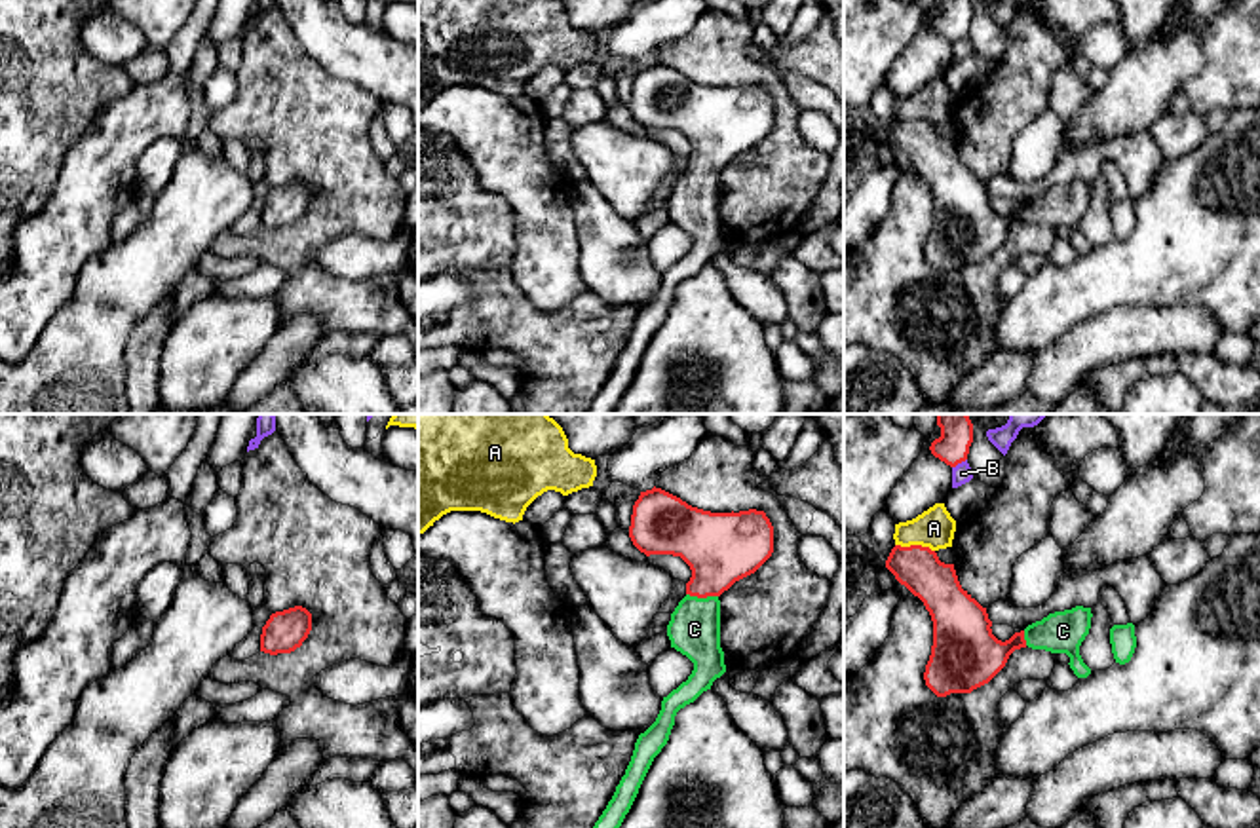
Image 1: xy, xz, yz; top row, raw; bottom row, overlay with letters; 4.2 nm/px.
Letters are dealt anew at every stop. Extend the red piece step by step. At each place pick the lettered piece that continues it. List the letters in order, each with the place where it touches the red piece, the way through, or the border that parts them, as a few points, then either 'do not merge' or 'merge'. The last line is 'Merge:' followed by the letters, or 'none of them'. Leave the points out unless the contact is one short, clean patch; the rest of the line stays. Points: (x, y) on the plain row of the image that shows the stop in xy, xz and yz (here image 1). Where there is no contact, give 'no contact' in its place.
A: contact yz (915, 120); do not merge
B: contact yz (958, 37); do not merge
C: contact xz (702, 171); way xz (721, 122), (702, 171), (694, 204); merge
Merge: C

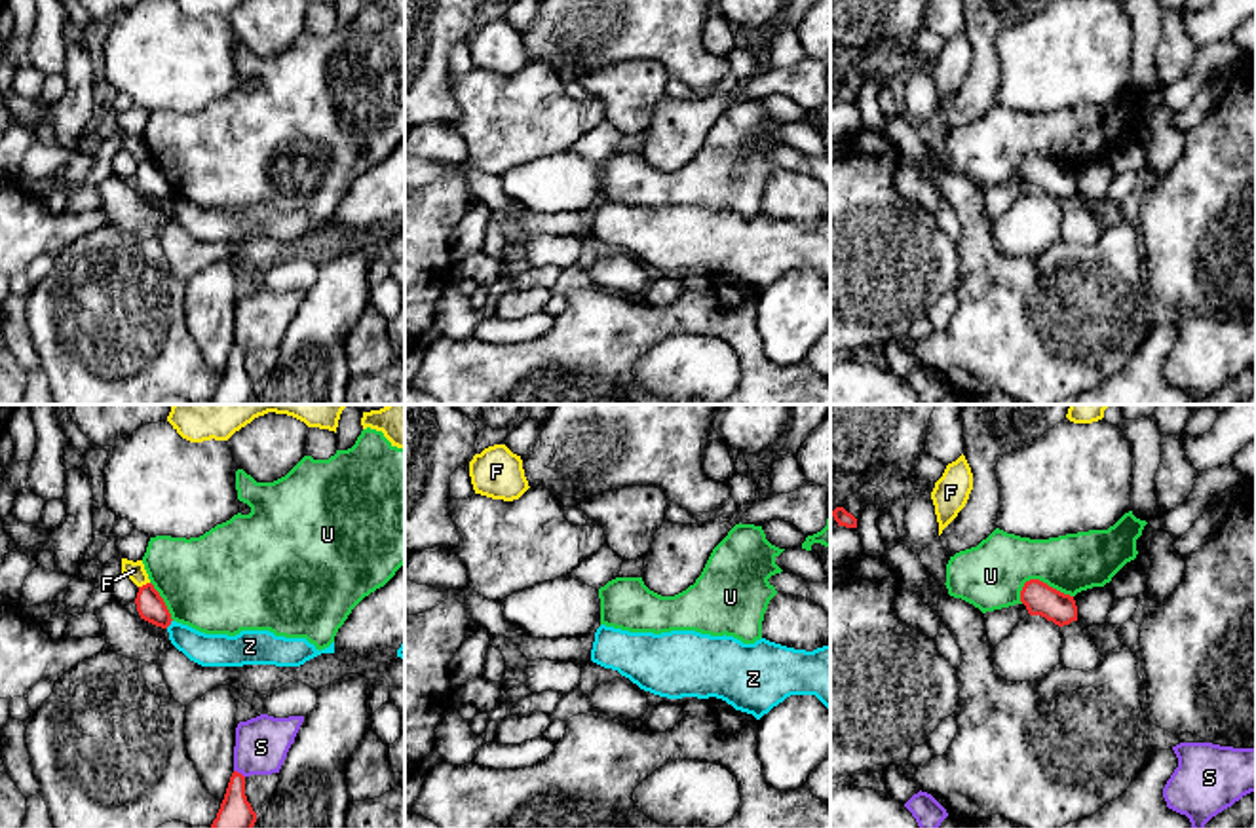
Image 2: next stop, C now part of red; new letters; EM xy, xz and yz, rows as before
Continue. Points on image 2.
F: contact xy (143, 160); do not merge
S: contact xy (240, 348); do not merge
U: contact yz (1046, 158); do not merge
Z: contact xy (170, 198); border xy (171, 194), (166, 202); do not merge
Merge: none of them

